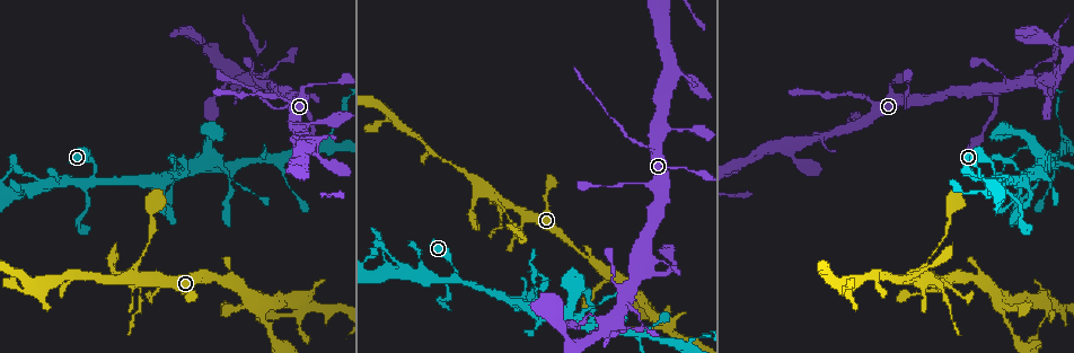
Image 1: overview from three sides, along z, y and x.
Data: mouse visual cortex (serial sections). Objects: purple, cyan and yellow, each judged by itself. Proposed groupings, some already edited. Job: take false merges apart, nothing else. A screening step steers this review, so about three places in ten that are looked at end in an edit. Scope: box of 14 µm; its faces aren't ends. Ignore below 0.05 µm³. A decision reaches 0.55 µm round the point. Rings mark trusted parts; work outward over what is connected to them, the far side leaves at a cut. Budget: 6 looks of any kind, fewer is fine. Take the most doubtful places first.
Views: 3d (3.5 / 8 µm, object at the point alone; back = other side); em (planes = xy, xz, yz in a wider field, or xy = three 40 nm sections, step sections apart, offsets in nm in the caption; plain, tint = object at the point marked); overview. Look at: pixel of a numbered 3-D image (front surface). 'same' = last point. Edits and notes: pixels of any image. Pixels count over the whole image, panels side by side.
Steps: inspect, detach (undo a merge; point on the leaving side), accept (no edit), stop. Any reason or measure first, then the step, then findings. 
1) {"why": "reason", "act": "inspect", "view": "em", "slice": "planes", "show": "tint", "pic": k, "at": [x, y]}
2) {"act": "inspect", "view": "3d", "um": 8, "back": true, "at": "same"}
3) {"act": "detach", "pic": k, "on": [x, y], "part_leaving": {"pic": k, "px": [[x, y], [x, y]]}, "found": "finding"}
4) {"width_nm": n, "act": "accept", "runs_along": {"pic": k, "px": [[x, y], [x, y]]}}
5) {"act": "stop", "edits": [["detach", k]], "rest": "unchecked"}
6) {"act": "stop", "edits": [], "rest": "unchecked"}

{"why": "abrupt turn", "act": "inspect", "view": "3d", "um": 3.5, "pic": 1, "at": [457, 279]}

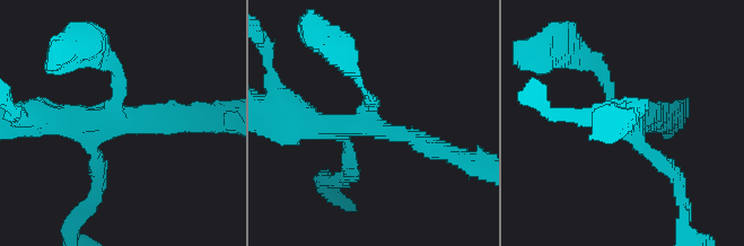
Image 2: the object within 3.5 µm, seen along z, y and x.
{"arms": 4, "arm_widths_nm": [150, 150, 250, 350], "act": "inspect", "view": "em", "slice": "xy", "step": 2, "show": "tint", "pic": 2, "at": [115, 115]}

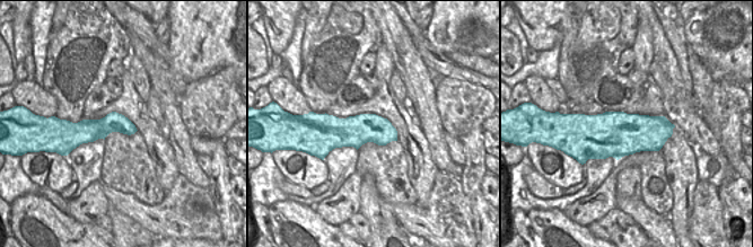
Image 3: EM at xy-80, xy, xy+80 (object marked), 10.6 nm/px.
{"width_nm": 340, "act": "accept", "runs_along": {"pic": 2, "px": [[359, 84], [379, 130], [439, 150]]}, "found": "continuous, no second cell"}

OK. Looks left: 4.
{"why": "thick turns thin", "act": "inspect", "view": "3d", "um": 8, "pic": 1, "at": [866, 99]}

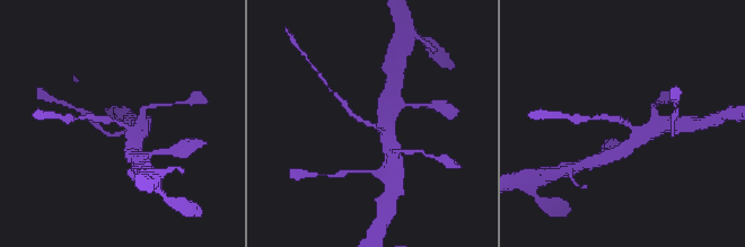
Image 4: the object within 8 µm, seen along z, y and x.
{"arm_widths_nm": [200, 450], "why": "need the tissue", "act": "inspect", "view": "em", "slice": "xy", "step": 2, "show": "tint", "pic": 4, "at": [374, 126]}

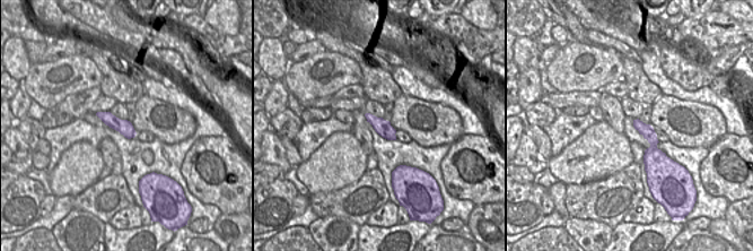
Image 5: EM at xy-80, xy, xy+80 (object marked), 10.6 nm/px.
{"width_nm": 170, "act": "accept", "runs_along": {"pic": 4, "px": [[392, 150], [383, 132], [345, 106]]}, "found": "one cell here"}

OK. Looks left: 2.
{"why": "a narrow waist", "act": "inspect", "view": "3d", "um": 3.5, "pic": 1, "at": [1032, 175]}

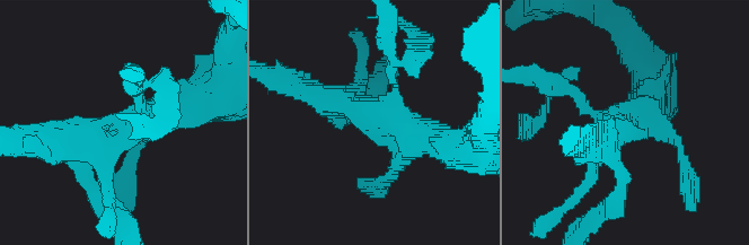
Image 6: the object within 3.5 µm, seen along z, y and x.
{"arms": 4, "arm_widths_nm": [150, 250, 350, 450], "act": "inspect", "view": "em", "slice": "xy", "step": 5, "show": "tint", "pic": 6, "at": [392, 120]}

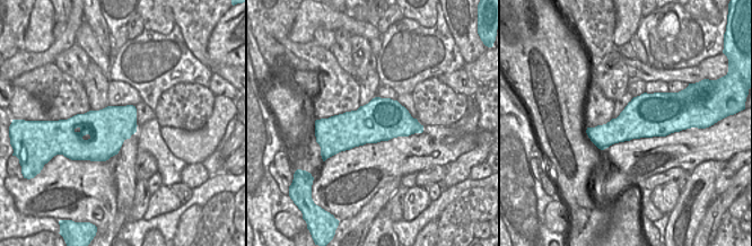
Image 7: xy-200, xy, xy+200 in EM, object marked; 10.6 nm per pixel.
{"act": "accept", "runs_along": {"pic": 6, "px": [[320, 98], [452, 147]]}, "found": "one cell here"}

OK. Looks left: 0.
{"act": "stop", "edits": [], "rest": "unchecked"}

